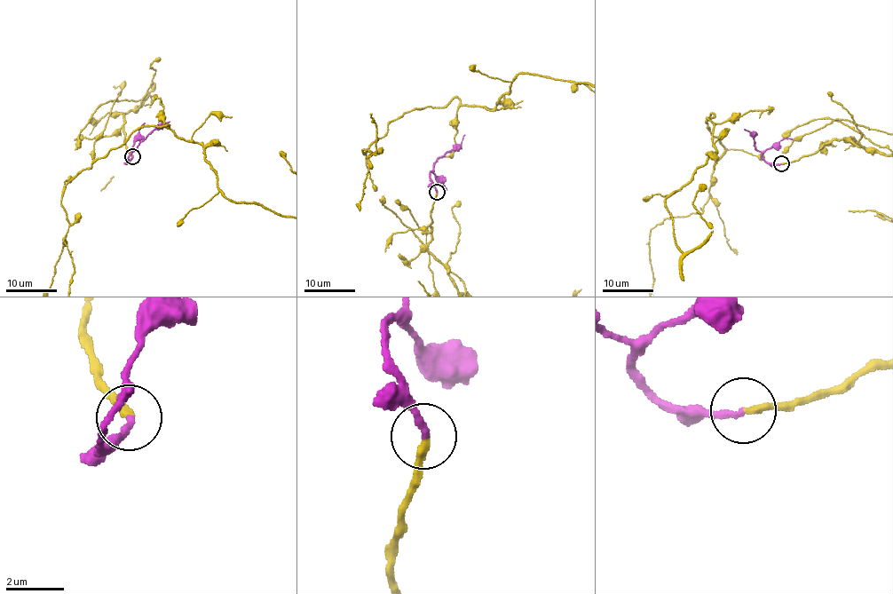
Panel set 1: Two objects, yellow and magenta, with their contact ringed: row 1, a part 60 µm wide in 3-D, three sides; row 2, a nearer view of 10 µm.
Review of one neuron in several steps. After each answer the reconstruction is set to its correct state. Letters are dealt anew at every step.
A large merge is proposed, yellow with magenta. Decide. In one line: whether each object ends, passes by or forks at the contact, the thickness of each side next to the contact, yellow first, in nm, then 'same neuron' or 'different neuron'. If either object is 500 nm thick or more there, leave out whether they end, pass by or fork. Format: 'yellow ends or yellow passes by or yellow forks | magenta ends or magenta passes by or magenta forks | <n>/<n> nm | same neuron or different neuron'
yellow ends | magenta ends | 240/240 nm | same neuron

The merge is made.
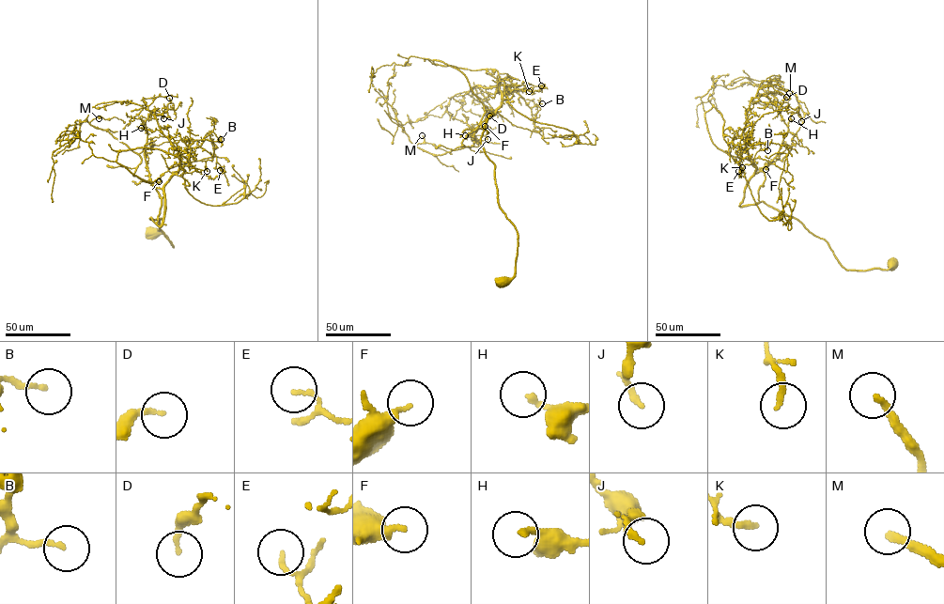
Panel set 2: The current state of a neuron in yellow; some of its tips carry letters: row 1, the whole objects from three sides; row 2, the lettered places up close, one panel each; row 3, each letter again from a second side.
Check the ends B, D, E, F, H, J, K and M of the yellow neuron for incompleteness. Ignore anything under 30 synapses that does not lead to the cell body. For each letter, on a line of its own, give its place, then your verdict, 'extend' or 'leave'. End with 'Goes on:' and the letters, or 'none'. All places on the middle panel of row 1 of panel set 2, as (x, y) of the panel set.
B: place (542, 103); leave
D: place (489, 116); leave
E: place (541, 85); leave
F: place (485, 126); leave
H: place (465, 135); leave
J: place (487, 139); leave
K: place (529, 91); leave
M: place (422, 135); extend
Goes on: M

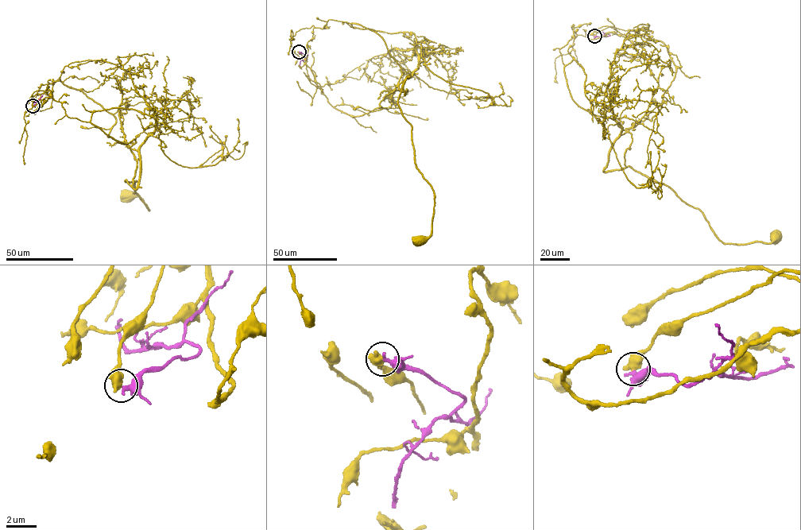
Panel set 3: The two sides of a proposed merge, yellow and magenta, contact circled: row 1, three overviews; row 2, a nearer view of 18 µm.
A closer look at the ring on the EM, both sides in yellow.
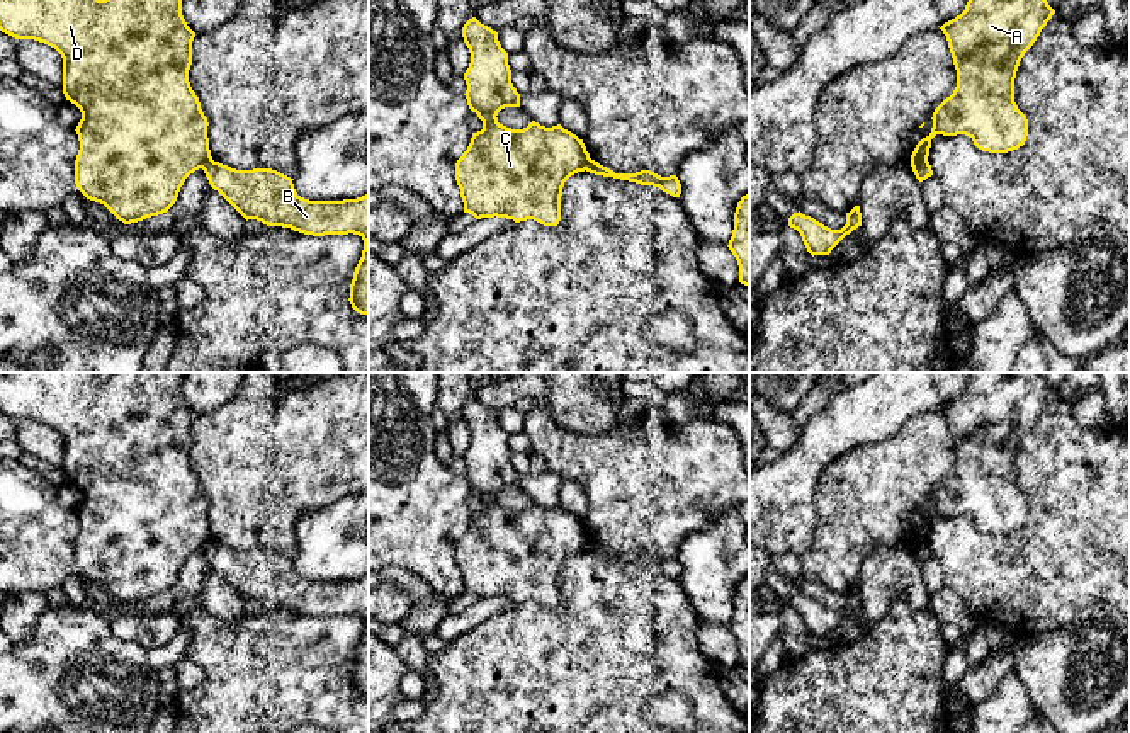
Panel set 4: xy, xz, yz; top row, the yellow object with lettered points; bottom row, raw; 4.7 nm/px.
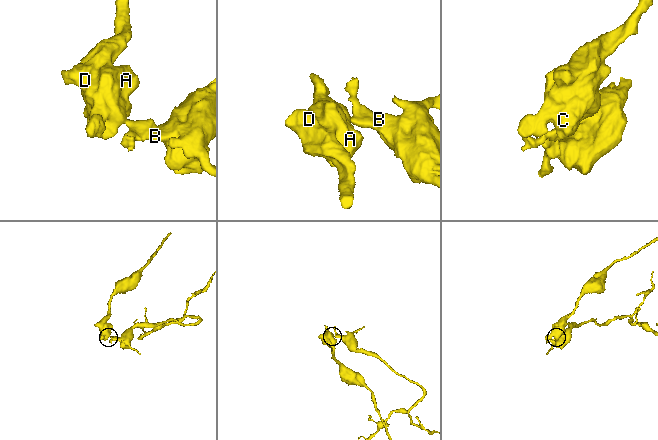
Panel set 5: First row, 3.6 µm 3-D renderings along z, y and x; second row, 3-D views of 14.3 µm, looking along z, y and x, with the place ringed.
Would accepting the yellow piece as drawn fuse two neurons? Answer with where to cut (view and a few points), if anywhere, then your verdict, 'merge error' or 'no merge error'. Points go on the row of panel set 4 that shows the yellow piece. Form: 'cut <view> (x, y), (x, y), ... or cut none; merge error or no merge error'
cut yz (926, 160), (913, 169); merge error

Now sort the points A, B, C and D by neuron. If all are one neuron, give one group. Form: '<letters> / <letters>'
A C D / B

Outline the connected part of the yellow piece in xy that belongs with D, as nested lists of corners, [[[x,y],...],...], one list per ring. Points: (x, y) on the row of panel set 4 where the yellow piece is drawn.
[[[0,0],[0,31],[44,43],[61,54],[63,94],[82,112],[75,129],[80,141],[75,184],[124,224],[167,213],[185,179],[212,160],[209,122],[189,82],[195,32],[182,15],[182,0]]]

